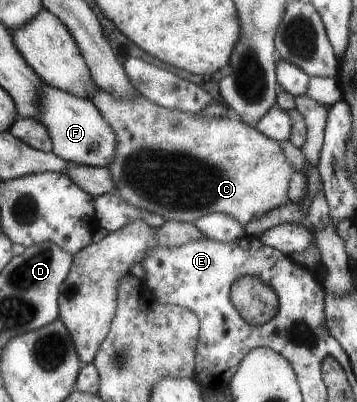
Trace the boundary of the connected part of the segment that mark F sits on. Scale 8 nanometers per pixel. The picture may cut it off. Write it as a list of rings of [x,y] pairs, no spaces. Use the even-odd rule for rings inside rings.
[[[49,85],[40,89],[40,122],[47,126],[55,146],[55,153],[67,162],[91,167],[107,167],[116,151],[116,134],[91,99],[77,97],[71,92]]]

